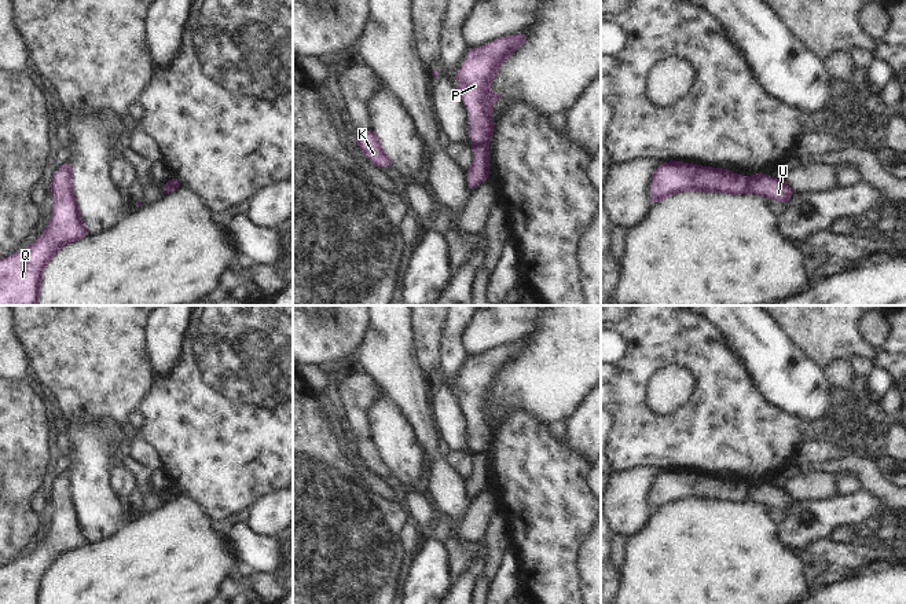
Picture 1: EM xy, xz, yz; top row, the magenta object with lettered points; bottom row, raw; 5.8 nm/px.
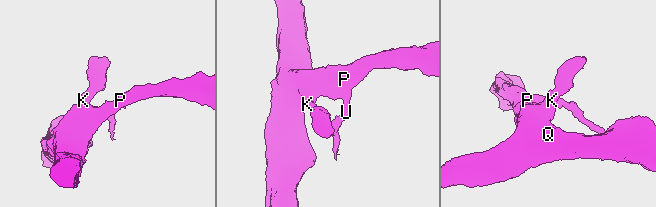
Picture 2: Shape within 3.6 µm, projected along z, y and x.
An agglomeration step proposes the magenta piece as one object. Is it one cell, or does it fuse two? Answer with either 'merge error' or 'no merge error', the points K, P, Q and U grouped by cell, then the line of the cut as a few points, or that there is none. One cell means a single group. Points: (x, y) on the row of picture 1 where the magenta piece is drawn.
merge error; groups K P Q / U; cut xz (487, 145), (473, 146)

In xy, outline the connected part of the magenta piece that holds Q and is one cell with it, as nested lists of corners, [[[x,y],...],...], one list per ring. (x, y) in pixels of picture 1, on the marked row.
[[[70,160],[60,165],[48,184],[54,195],[51,219],[29,246],[0,260],[0,305],[37,305],[41,281],[52,257],[67,244],[89,234],[74,195]]]

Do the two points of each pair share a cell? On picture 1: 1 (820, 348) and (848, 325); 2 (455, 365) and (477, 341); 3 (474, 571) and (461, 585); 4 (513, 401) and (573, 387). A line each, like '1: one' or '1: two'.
1: one
2: two
3: one
4: one

